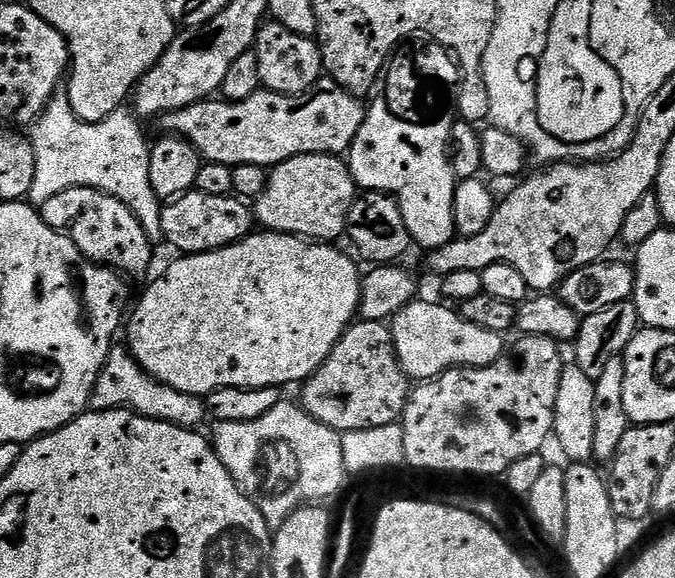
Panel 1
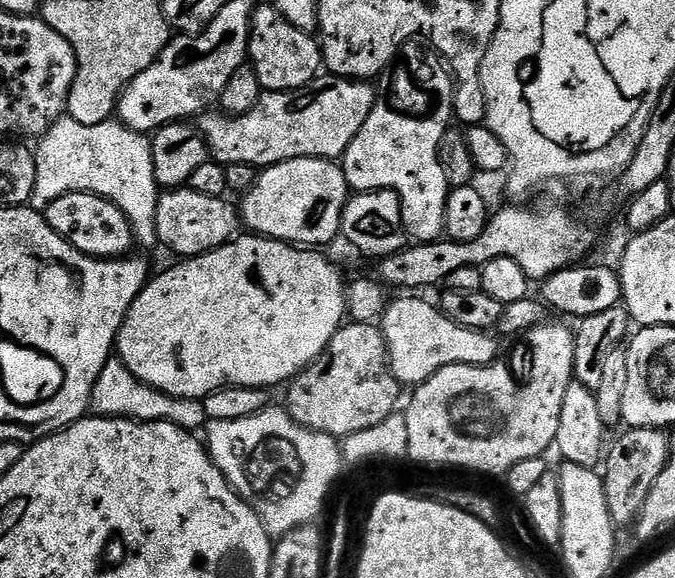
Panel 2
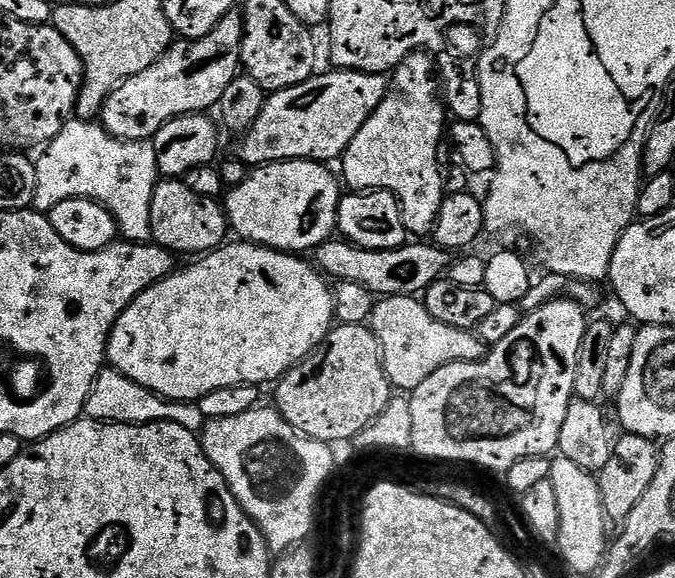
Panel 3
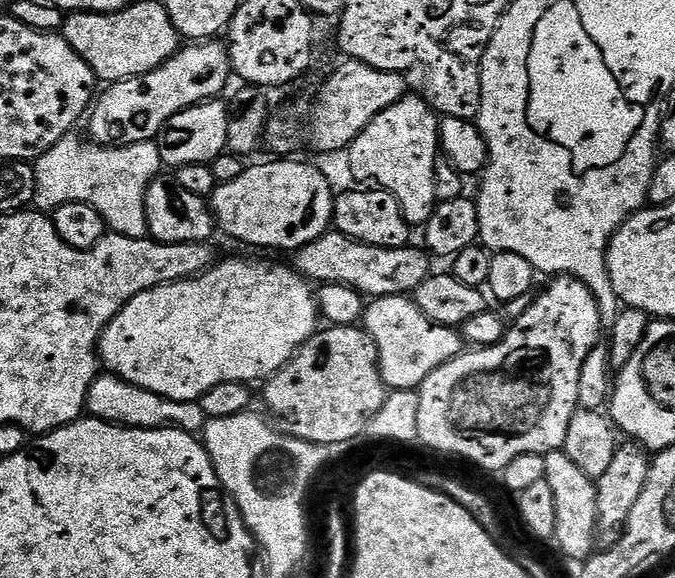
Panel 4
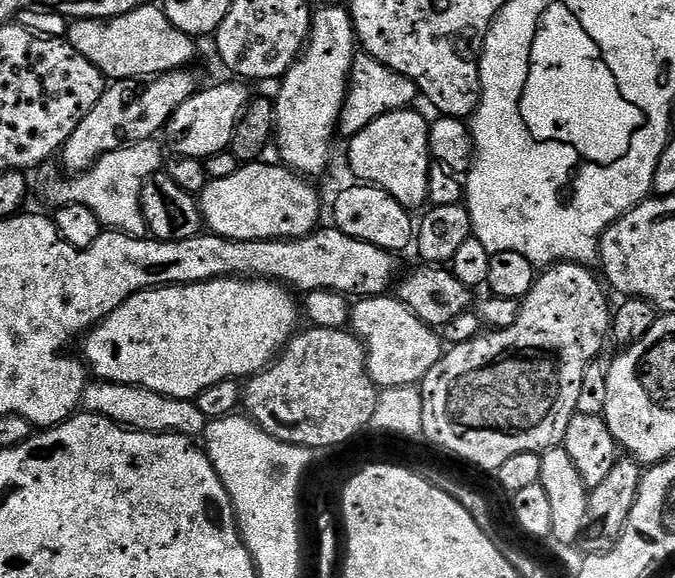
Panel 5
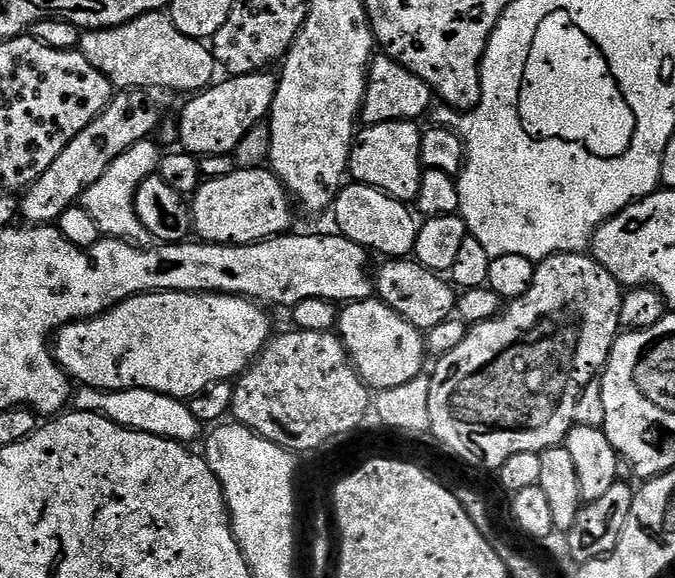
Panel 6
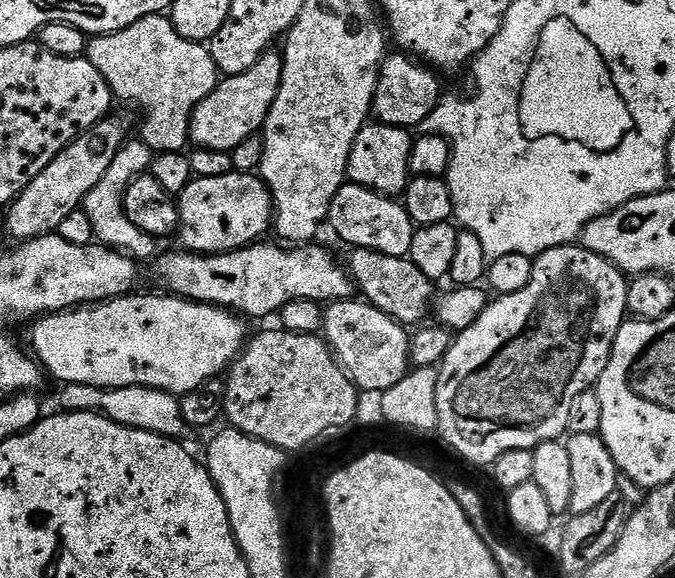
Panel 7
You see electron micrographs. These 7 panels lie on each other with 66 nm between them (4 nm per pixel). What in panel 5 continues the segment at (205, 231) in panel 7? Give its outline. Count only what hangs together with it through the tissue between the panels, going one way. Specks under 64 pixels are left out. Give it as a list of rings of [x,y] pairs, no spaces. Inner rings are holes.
[[[248,162],[230,178],[209,180],[198,203],[211,235],[227,240],[300,240],[317,231],[320,196],[315,183],[279,162],[264,163]]]

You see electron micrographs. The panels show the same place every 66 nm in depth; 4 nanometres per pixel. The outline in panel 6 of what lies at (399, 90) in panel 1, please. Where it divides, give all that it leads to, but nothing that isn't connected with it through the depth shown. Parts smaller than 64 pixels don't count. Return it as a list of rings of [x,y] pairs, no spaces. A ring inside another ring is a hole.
[[[395,120],[361,127],[352,141],[352,153],[348,159],[351,179],[358,184],[368,184],[396,200],[415,201],[422,171],[421,129],[416,127],[410,120]]]

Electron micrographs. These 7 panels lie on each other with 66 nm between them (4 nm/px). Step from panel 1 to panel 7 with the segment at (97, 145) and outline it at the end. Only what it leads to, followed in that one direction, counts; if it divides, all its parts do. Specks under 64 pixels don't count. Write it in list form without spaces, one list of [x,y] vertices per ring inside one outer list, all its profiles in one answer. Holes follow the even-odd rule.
[[[129,139],[118,150],[118,154],[114,154],[114,162],[110,162],[106,174],[102,174],[98,186],[94,186],[94,190],[90,190],[90,194],[86,194],[82,205],[82,211],[90,218],[96,231],[96,240],[99,243],[115,248],[116,251],[123,252],[140,262],[148,259],[151,261],[157,255],[158,240],[157,237],[148,236],[142,230],[138,230],[138,226],[134,226],[134,222],[130,222],[130,218],[126,218],[124,198],[126,186],[130,182],[134,182],[134,178],[145,175],[151,169],[153,155],[152,149],[147,148],[143,140]]]

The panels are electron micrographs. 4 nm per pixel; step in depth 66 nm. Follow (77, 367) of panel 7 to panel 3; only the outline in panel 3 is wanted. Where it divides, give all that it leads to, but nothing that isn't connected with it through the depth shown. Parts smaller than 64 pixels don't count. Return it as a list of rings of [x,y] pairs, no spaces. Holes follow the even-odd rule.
[[[225,242],[212,252],[201,255],[197,264],[189,268],[174,270],[164,279],[159,280],[154,286],[145,288],[144,291],[126,306],[126,310],[118,318],[118,322],[112,327],[108,336],[108,350],[106,360],[126,378],[138,382],[146,390],[150,390],[156,396],[162,396],[166,400],[178,400],[183,402],[199,402],[206,394],[214,390],[222,390],[222,386],[238,386],[239,384],[254,384],[257,386],[271,385],[285,376],[291,368],[305,360],[311,352],[328,337],[328,333],[334,327],[334,305],[332,302],[333,285],[329,283],[323,272],[315,263],[307,264],[305,257],[291,252],[279,252],[277,248],[267,248],[261,244],[249,244],[247,242]]]

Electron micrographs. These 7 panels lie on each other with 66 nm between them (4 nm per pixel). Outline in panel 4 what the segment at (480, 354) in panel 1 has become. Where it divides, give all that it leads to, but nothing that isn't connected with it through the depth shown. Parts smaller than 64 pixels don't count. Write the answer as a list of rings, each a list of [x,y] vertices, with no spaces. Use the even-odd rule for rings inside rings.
[[[408,296],[375,297],[364,309],[362,327],[365,332],[370,334],[370,338],[374,338],[374,346],[378,350],[380,359],[380,373],[385,385],[392,390],[398,388],[419,389],[422,381],[434,370],[438,370],[438,366],[450,362],[466,348],[461,333],[457,329],[447,328],[441,324],[432,324],[430,318],[426,318],[426,314],[422,314],[422,310],[418,310],[415,299]]]

